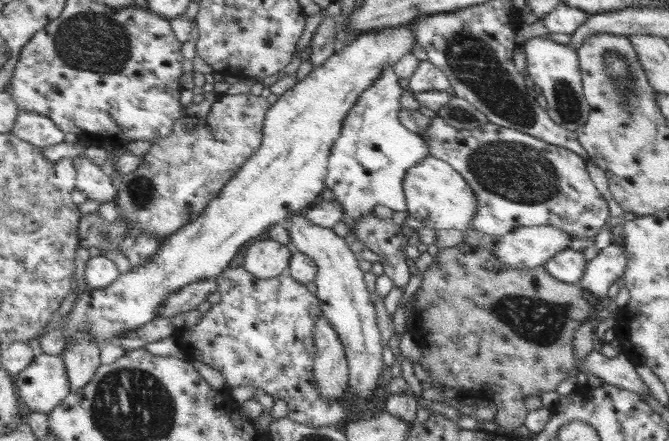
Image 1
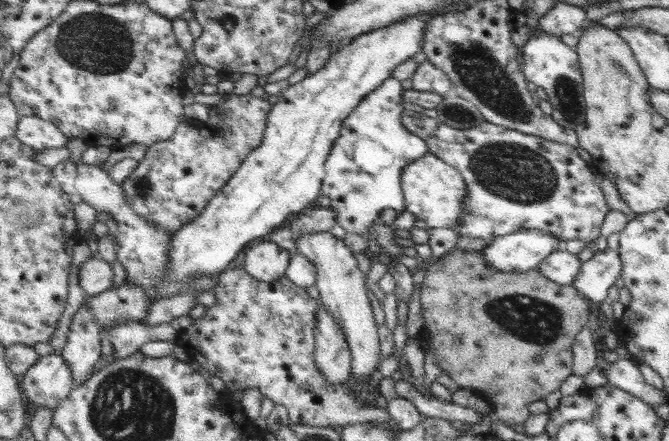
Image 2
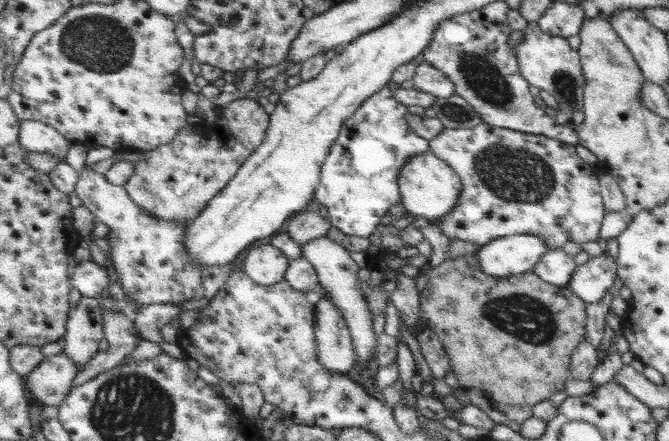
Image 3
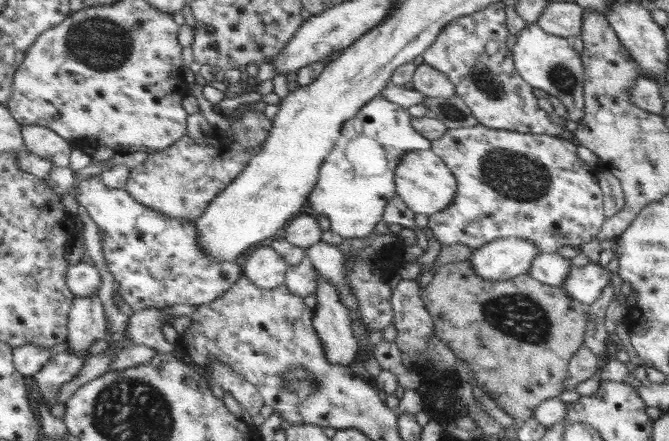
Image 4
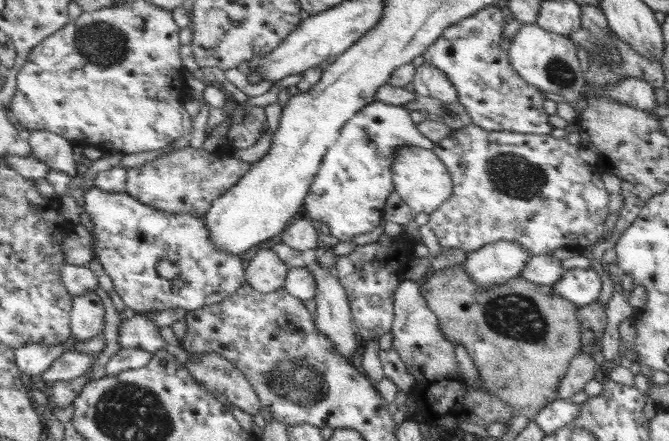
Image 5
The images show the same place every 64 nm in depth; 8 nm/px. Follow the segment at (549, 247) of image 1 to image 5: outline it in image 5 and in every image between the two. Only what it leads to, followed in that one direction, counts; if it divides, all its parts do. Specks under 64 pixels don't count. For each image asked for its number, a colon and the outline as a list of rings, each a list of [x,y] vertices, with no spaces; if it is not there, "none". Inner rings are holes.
2: [[[523,228],[519,232],[493,238],[483,250],[485,260],[501,272],[535,270],[551,252],[561,250],[563,242],[547,230]]]
3: [[[513,234],[491,240],[481,246],[475,256],[481,270],[491,276],[519,276],[523,272],[531,272],[539,258],[549,250],[549,244],[541,236]]]
4: [[[499,238],[473,250],[469,262],[485,280],[509,280],[527,274],[539,248],[529,238]]]
5: [[[497,240],[493,244],[481,246],[475,252],[469,252],[463,268],[479,286],[503,286],[523,272],[529,258],[531,252],[521,244]]]

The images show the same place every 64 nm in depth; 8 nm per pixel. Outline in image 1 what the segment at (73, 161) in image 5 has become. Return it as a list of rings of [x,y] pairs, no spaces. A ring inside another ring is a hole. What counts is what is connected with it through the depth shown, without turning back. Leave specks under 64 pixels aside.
[[[23,108],[19,112],[19,118],[15,120],[11,134],[19,136],[35,146],[41,146],[41,148],[49,148],[49,146],[65,142],[65,134],[57,126],[55,120],[51,120],[49,116],[43,116],[39,112],[31,112],[31,110],[23,110]]]

